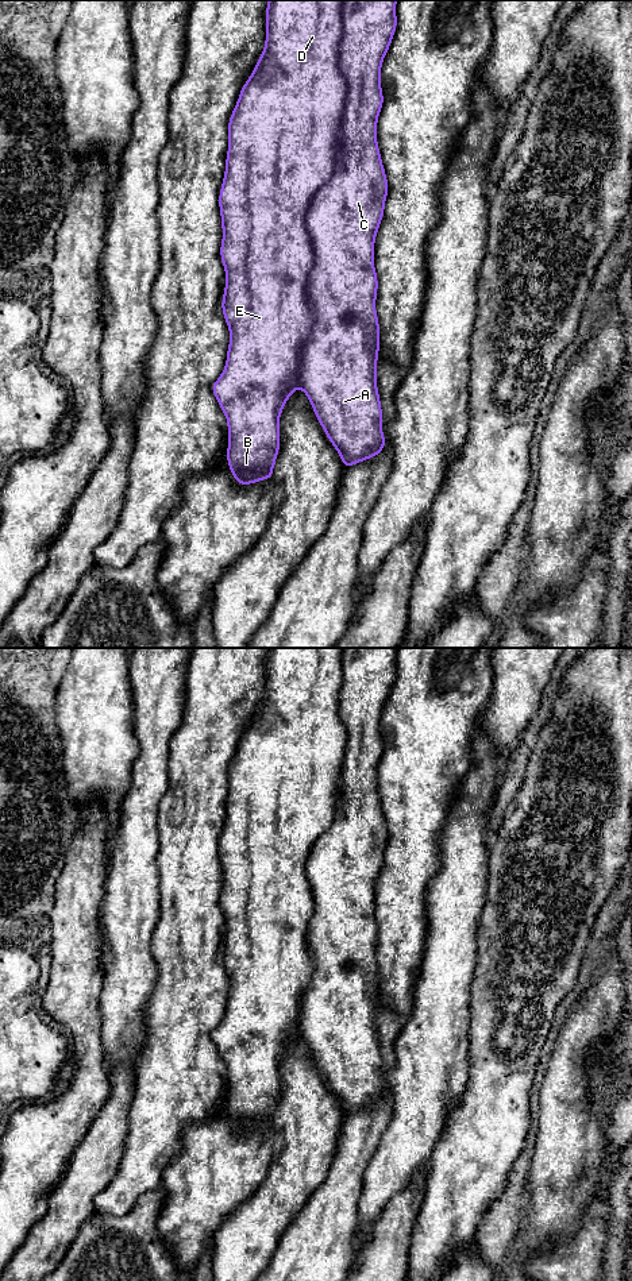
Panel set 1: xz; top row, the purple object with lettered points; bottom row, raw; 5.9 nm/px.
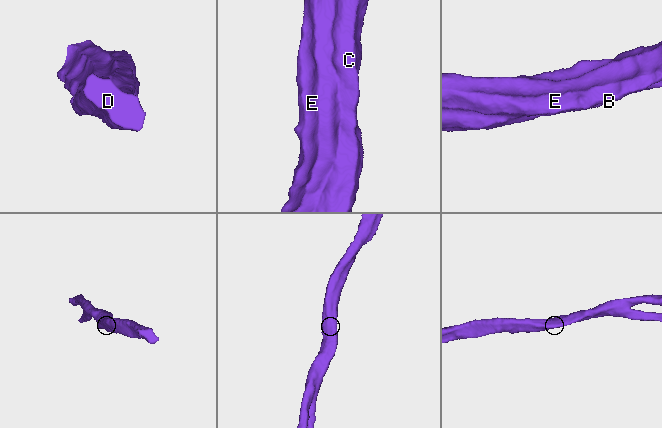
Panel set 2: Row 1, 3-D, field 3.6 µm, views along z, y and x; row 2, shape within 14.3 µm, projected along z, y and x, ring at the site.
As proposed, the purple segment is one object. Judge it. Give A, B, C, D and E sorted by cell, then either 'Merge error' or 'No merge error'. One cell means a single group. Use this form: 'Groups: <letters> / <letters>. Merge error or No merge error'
Groups: A C / B D E. Merge error

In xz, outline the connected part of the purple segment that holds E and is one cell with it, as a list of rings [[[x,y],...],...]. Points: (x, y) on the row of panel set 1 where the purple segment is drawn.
[[[269,0],[266,40],[228,120],[228,151],[219,193],[226,270],[221,310],[230,329],[224,370],[211,386],[228,425],[227,463],[239,486],[273,481],[280,451],[280,416],[298,386],[301,350],[315,315],[308,302],[308,275],[315,252],[307,212],[315,193],[331,178],[339,148],[347,82],[339,70],[343,0]]]

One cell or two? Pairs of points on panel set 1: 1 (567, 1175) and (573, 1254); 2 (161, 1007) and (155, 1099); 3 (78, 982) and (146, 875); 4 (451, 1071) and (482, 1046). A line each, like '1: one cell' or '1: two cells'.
1: two cells
2: one cell
3: two cells
4: two cells

